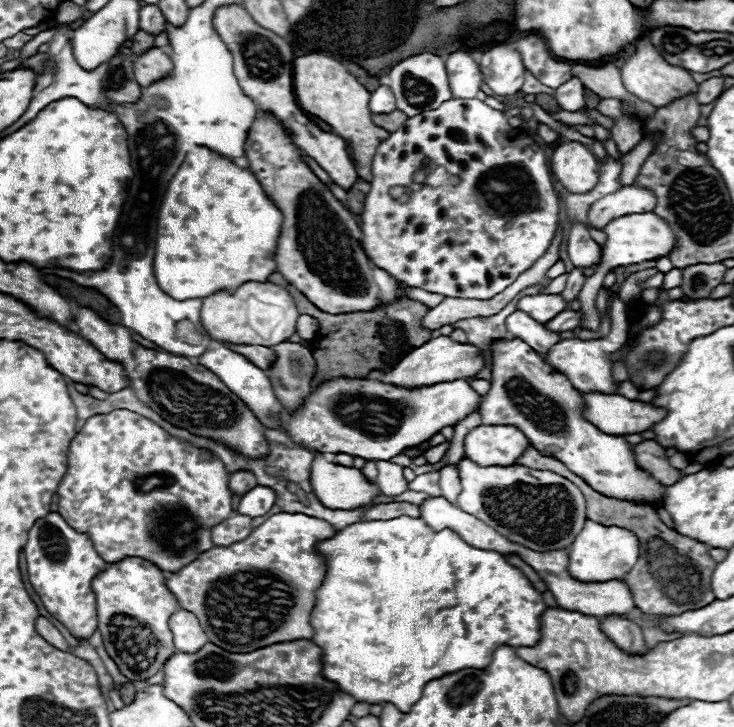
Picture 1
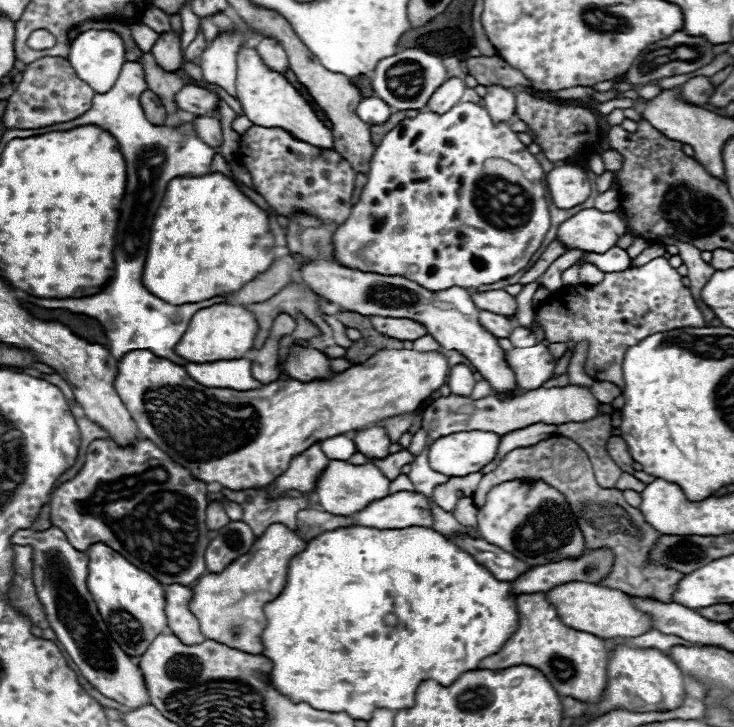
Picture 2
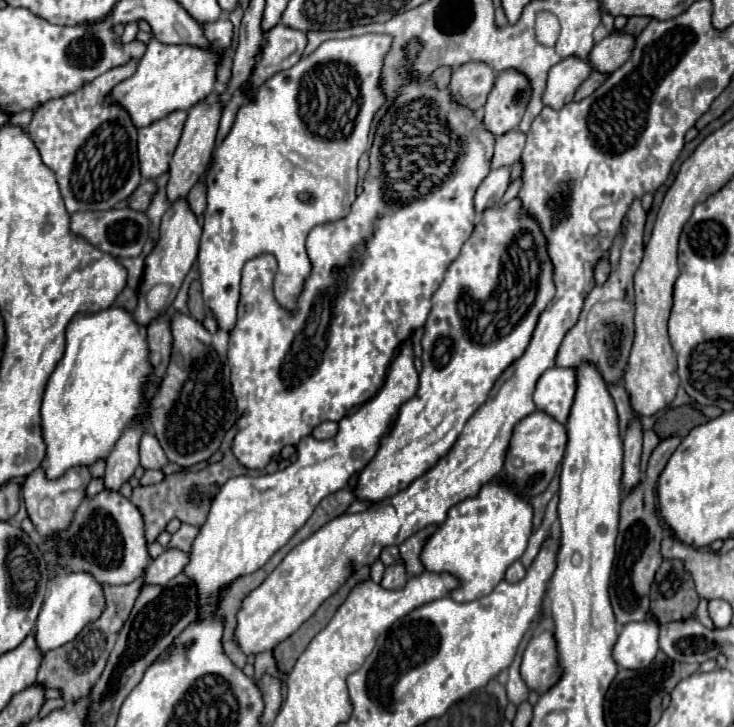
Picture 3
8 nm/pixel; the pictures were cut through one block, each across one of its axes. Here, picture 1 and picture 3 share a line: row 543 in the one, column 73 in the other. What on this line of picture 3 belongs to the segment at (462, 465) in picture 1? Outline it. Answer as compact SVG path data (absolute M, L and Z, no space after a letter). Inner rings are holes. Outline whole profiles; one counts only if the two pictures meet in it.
M102 490L96 496L84 496L80 506L74 512L72 522L52 534L52 542L56 548L56 564L64 570L70 572L88 572L92 574L100 584L128 584L136 576L142 576L146 566L148 566L148 550L146 550L146 540L144 540L144 522L140 516L140 510L124 498L116 490Z

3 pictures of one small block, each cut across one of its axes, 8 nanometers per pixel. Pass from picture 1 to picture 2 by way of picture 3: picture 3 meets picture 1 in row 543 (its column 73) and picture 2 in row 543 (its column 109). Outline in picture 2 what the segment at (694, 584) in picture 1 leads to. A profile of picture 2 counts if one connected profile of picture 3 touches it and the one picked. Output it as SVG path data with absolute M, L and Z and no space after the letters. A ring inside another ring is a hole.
M552 436L548 440L542 440L534 446L526 448L516 448L508 452L500 464L482 476L478 490L474 492L474 504L482 506L486 500L486 494L492 486L508 480L546 480L550 486L558 488L576 518L580 520L578 526L584 534L586 548L600 548L608 546L616 552L616 564L612 574L604 580L604 586L608 588L618 588L630 596L640 596L640 598L650 598L658 602L674 602L672 592L676 592L676 584L684 578L682 572L676 572L674 568L664 568L656 562L650 562L650 550L654 548L656 540L660 540L660 532L656 532L642 516L642 512L634 506L630 506L624 500L622 490L618 488L602 488L598 486L592 464L588 460L588 454L570 438L564 436Z

